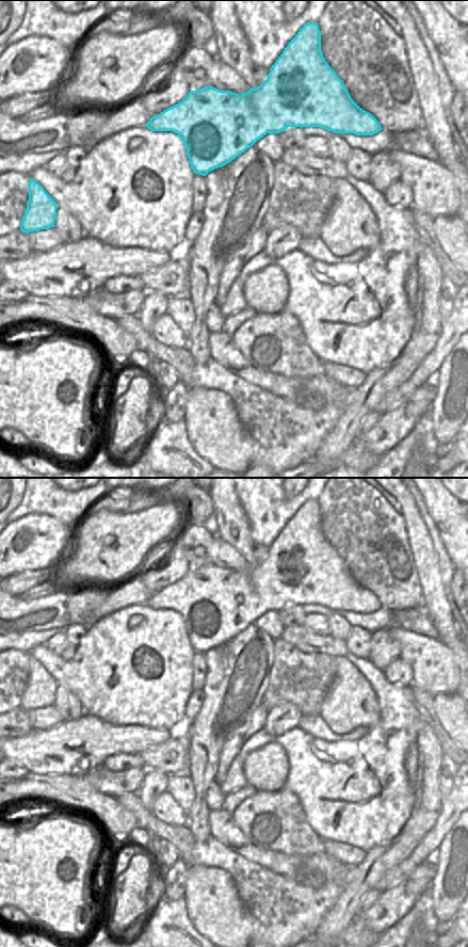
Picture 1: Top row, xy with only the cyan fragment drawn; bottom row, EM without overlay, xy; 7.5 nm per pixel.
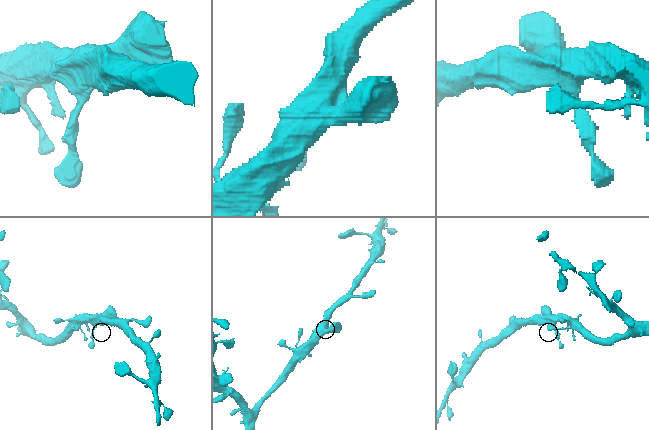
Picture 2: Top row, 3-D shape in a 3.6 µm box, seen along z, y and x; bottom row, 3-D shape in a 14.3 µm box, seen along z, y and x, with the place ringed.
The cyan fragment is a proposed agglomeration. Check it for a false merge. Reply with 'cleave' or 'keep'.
keep

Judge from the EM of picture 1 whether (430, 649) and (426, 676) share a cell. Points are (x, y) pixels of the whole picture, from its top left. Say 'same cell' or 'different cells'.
same cell

